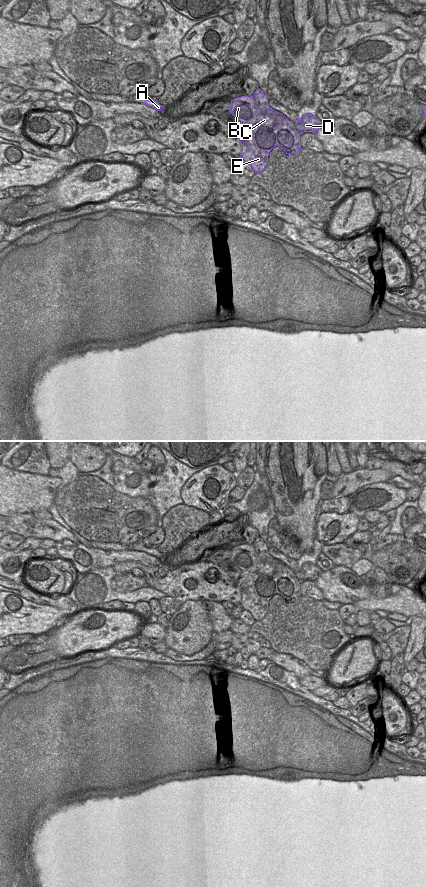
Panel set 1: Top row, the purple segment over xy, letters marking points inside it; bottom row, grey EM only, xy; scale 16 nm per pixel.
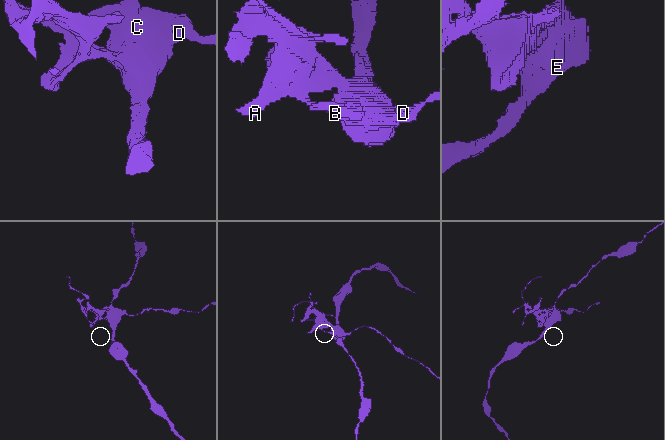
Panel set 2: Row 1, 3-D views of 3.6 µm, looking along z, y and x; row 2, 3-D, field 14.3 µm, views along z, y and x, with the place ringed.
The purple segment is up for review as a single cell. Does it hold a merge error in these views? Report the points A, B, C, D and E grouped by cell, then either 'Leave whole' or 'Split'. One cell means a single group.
Groups: A E / B C D. Split.

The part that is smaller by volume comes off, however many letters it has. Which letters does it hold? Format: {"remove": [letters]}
{"remove": ["B", "C", "D"]}

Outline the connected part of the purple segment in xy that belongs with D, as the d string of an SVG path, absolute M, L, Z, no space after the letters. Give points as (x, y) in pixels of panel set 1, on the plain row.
M306 562L301 566L298 565L298 569L296 570L295 574L300 581L315 581L322 574L322 572L323 571L316 564Z

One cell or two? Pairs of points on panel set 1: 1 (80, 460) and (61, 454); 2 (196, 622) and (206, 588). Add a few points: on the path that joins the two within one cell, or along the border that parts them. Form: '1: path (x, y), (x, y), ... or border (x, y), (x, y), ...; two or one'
1: border (70, 451), (68, 459); two
2: border (203, 600), (186, 600), (182, 603); two

